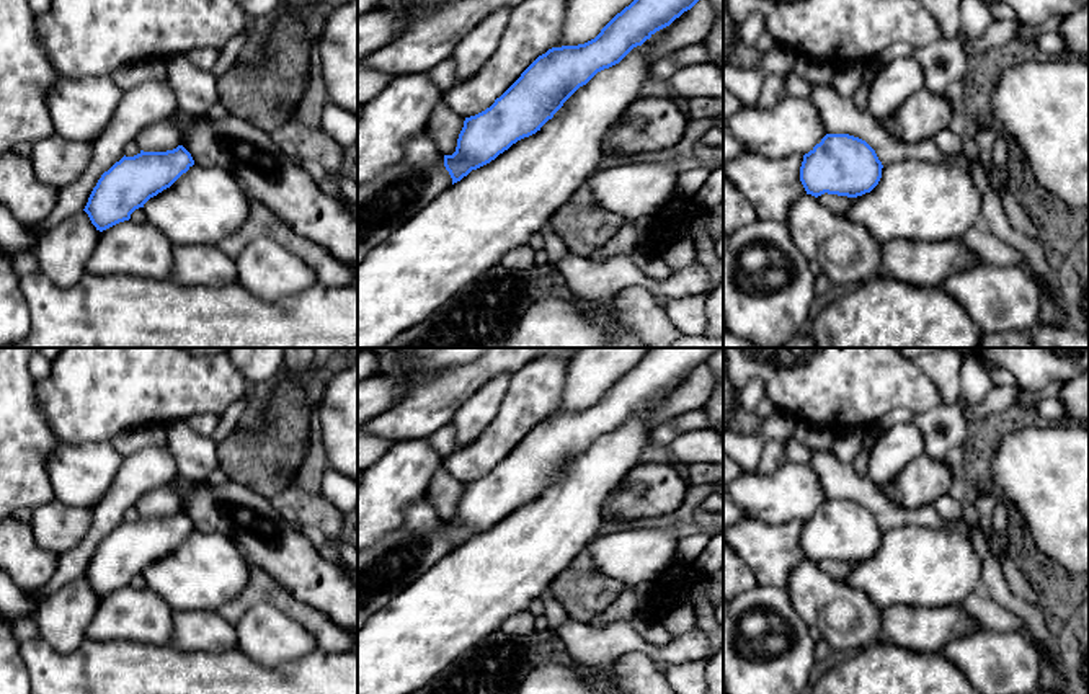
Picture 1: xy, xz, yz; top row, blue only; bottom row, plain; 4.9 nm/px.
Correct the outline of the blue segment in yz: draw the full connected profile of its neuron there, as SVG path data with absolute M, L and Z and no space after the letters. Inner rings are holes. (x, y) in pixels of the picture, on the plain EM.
M826 500L805 519L800 547L815 563L825 558L847 562L851 572L842 583L860 589L882 609L960 606L973 589L981 588L981 560L965 534L918 524L883 531L865 506L849 500Z

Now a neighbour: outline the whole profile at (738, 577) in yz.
M723 547L723 599L731 601L738 594L754 588L758 580L746 562L730 547Z

